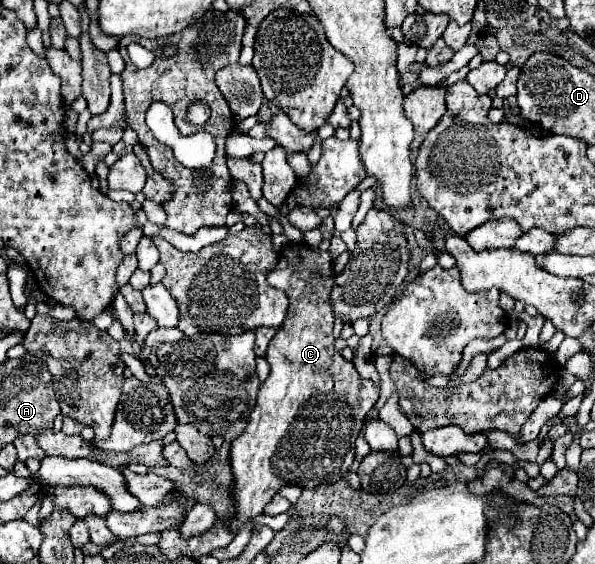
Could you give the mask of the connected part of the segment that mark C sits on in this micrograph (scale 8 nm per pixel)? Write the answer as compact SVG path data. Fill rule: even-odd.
M305 243L301 245L289 245L281 251L281 257L279 257L279 263L277 267L267 275L269 283L277 289L283 289L289 297L289 311L287 311L287 319L285 323L279 327L277 335L271 339L269 347L267 347L267 353L265 353L265 359L269 363L269 377L267 381L261 385L259 389L259 395L257 395L257 401L255 401L255 407L253 407L253 413L249 415L249 423L245 427L245 431L231 443L231 467L233 467L233 477L235 477L235 483L233 483L233 497L235 497L235 507L237 507L237 517L229 523L225 523L231 531L243 527L245 523L253 521L257 515L263 513L265 505L273 499L273 495L283 487L283 485L297 485L297 487L317 487L321 483L335 483L339 479L343 479L349 471L349 467L353 465L355 461L355 439L357 435L361 433L361 427L363 427L363 421L365 421L365 415L371 411L371 407L375 405L375 401L379 399L379 391L375 389L373 381L367 381L363 377L359 377L357 369L353 367L351 361L345 361L341 357L341 353L337 353L333 349L333 343L335 343L335 337L333 337L333 313L331 313L331 287L333 287L333 279L335 279L335 271L333 271L333 263L331 263L331 257L327 251L319 253L317 249L311 249L307 247Z

